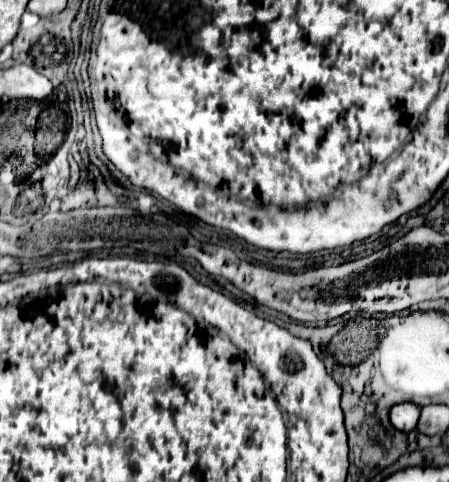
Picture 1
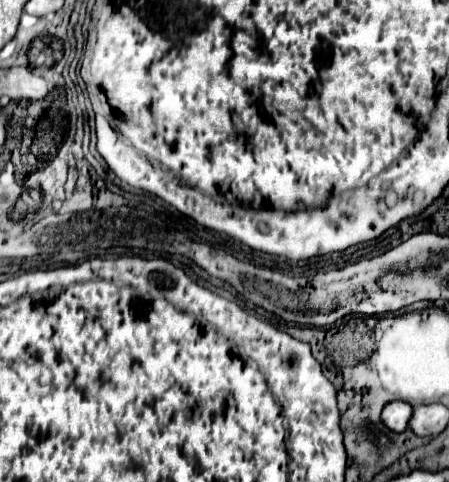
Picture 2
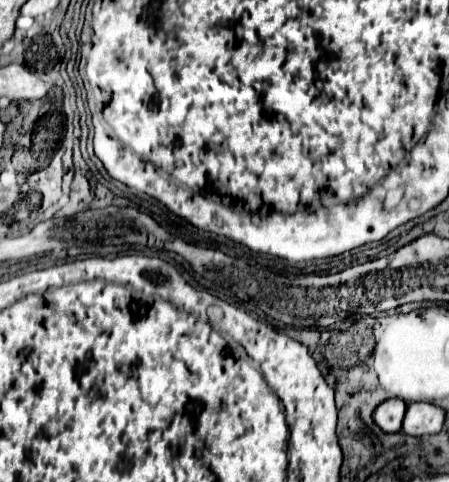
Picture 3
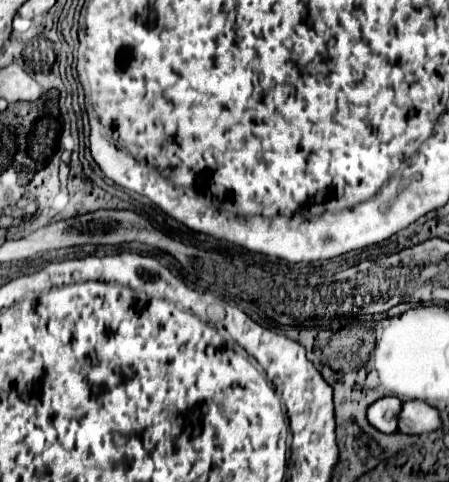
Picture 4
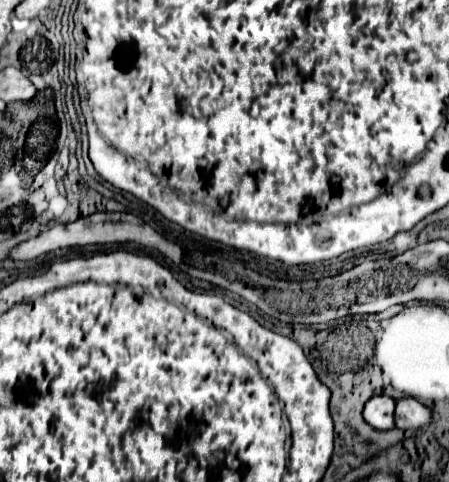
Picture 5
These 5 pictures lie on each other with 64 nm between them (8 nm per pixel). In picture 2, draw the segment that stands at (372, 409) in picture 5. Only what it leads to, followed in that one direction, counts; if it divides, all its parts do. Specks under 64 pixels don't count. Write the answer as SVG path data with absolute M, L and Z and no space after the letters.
M388 402L382 410L382 422L392 432L404 432L408 428L408 416L412 416L412 406L406 402Z

